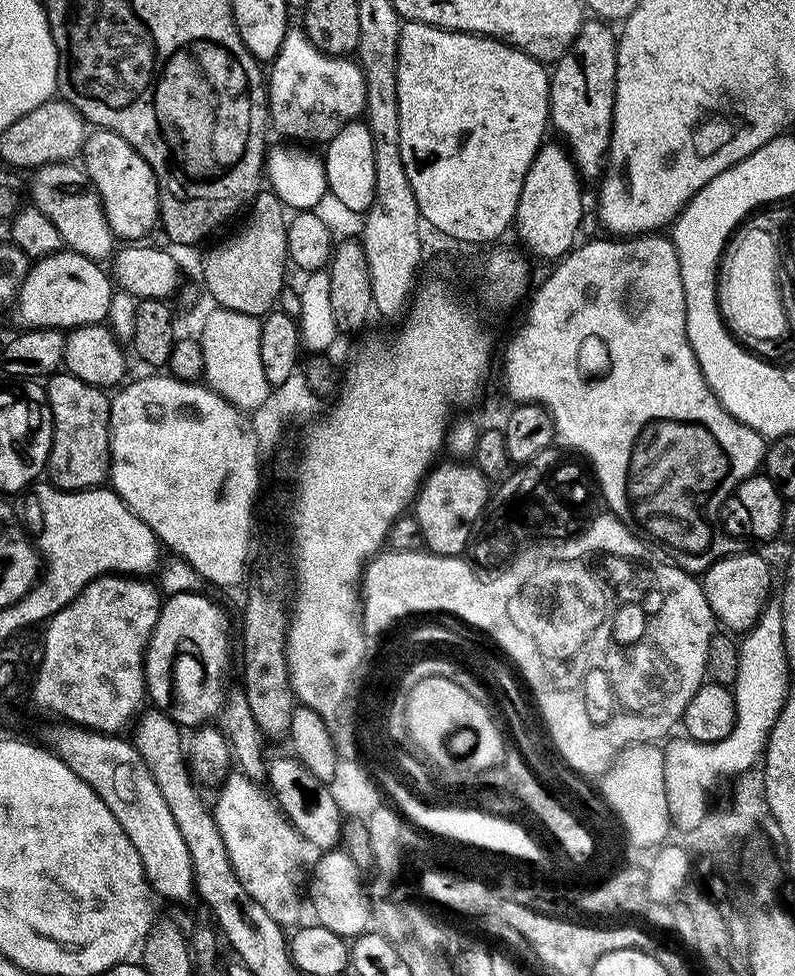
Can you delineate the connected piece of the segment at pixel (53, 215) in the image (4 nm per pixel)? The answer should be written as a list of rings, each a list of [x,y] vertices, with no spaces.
[[[75,163],[43,164],[35,169],[32,176],[31,207],[42,210],[54,226],[58,226],[61,241],[71,251],[89,256],[91,260],[104,262],[113,255],[114,237],[108,219],[104,213],[104,206],[96,189],[88,182],[87,175]]]

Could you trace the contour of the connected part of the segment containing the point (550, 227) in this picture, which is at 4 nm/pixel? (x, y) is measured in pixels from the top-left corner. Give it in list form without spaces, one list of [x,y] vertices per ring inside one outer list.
[[[545,142],[536,152],[530,170],[522,182],[522,194],[518,194],[518,206],[514,221],[514,232],[536,256],[544,260],[559,261],[568,255],[577,243],[580,219],[584,216],[584,196],[580,193],[582,177],[563,143]]]

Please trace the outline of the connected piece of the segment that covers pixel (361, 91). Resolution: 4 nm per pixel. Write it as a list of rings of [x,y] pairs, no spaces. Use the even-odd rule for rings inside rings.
[[[292,26],[289,27],[286,38],[282,42],[282,46],[278,50],[275,60],[271,61],[270,68],[272,68],[272,73],[269,71],[266,76],[266,87],[268,90],[268,115],[270,117],[270,124],[277,128],[284,136],[289,136],[289,141],[292,142],[304,142],[300,140],[309,140],[312,144],[323,145],[325,141],[329,139],[331,130],[339,130],[344,127],[345,124],[350,124],[359,121],[361,117],[364,116],[364,103],[366,102],[366,82],[364,81],[364,72],[360,68],[359,63],[355,59],[349,58],[347,56],[331,56],[326,54],[322,50],[318,50],[318,46],[314,46],[314,42],[310,42],[310,38],[304,32],[303,27]]]

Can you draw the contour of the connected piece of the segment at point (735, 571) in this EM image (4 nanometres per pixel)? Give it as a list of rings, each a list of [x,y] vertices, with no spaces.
[[[738,550],[714,563],[702,573],[704,593],[712,607],[712,615],[729,633],[749,632],[770,603],[772,568],[756,552]]]

